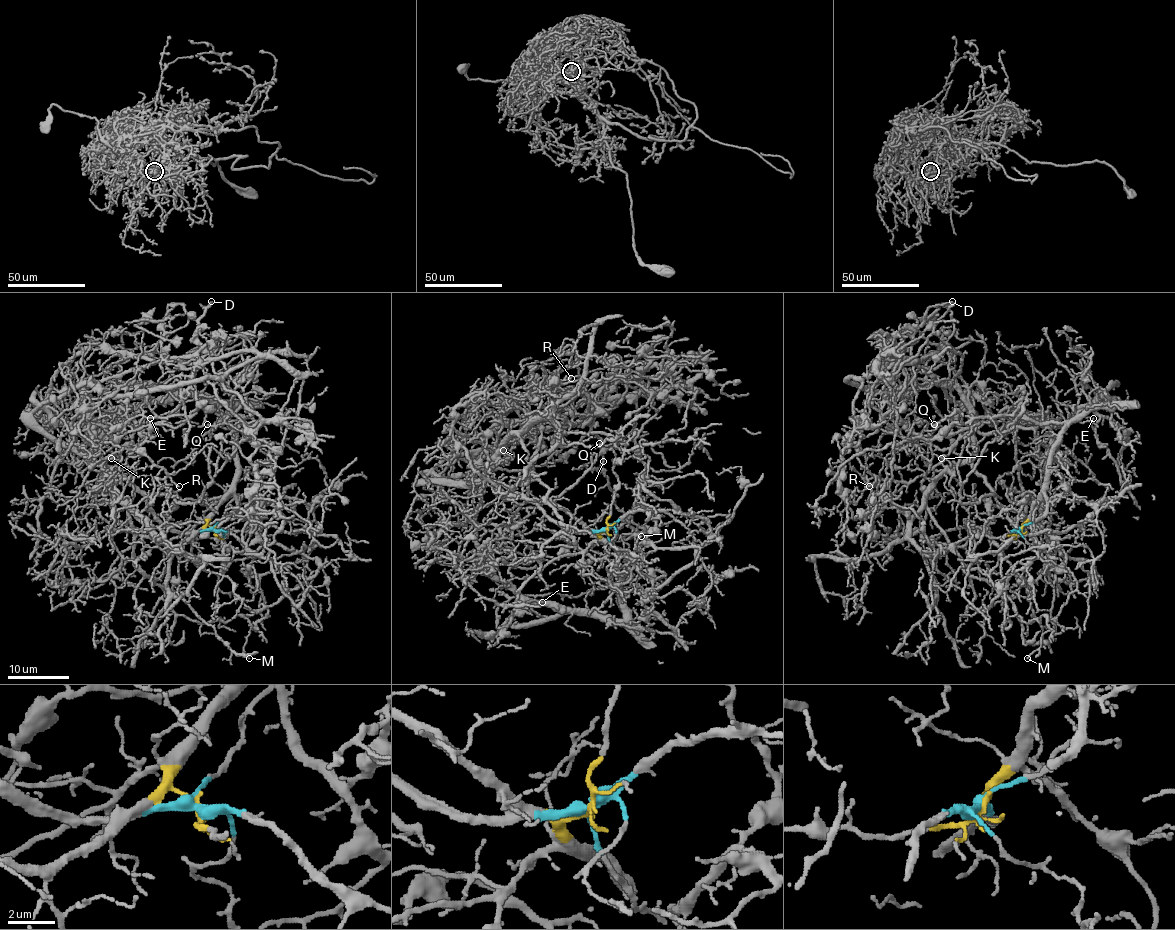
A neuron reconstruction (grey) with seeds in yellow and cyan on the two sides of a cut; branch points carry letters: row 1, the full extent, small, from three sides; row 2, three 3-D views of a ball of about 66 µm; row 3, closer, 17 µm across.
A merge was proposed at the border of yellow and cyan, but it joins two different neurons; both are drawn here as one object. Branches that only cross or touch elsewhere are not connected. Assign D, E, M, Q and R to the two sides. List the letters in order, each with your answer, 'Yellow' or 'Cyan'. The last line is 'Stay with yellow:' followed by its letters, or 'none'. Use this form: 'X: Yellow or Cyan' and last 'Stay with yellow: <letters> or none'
D: Cyan
E: Yellow
M: Cyan
Q: Yellow
R: Yellow
Stay with yellow: E, Q, R

